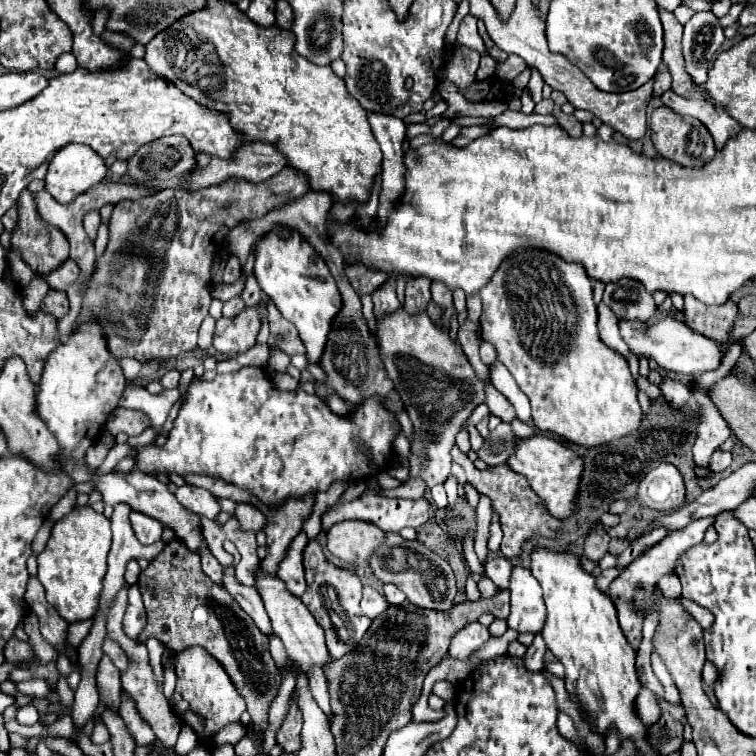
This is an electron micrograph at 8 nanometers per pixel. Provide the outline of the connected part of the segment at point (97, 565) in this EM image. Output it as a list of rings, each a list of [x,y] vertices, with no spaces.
[[[80,506],[54,524],[46,548],[38,554],[38,580],[46,588],[46,600],[68,624],[90,620],[96,614],[102,578],[106,574],[110,538],[110,522],[104,514]]]

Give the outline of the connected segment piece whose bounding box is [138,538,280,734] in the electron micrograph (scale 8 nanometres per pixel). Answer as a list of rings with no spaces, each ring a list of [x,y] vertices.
[[[174,538],[166,544],[162,554],[158,554],[148,568],[140,572],[138,586],[148,616],[148,624],[138,636],[138,642],[144,644],[150,636],[156,636],[156,640],[160,640],[172,652],[182,652],[192,644],[206,648],[222,664],[238,694],[242,694],[246,700],[248,714],[252,716],[252,732],[264,734],[268,724],[268,708],[280,686],[274,666],[258,666],[258,662],[272,662],[268,638],[256,630],[252,618],[244,614],[224,586],[216,586],[210,582],[210,578],[206,578],[200,568],[198,554],[190,552],[182,540]]]

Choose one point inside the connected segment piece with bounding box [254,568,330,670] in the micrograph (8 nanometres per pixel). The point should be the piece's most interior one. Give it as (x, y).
(303, 638)

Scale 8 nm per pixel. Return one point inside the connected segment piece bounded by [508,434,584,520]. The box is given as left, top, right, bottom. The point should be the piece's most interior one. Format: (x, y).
(553, 471)

